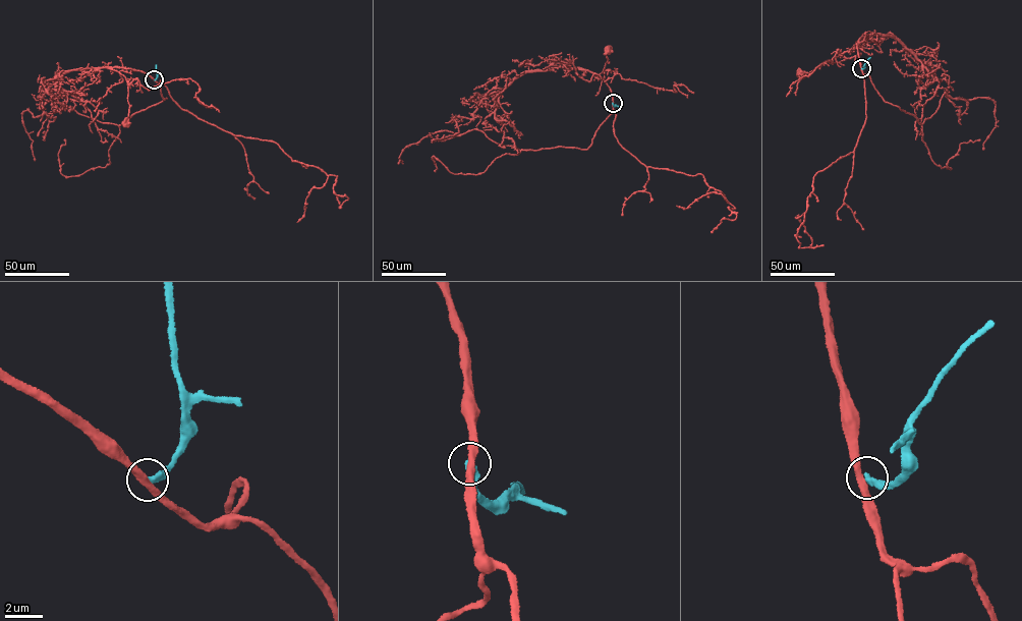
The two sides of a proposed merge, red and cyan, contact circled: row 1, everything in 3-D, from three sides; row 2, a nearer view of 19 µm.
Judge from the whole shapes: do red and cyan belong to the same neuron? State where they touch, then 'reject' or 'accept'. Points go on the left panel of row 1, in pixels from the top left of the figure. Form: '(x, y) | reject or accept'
(154, 79) | reject

